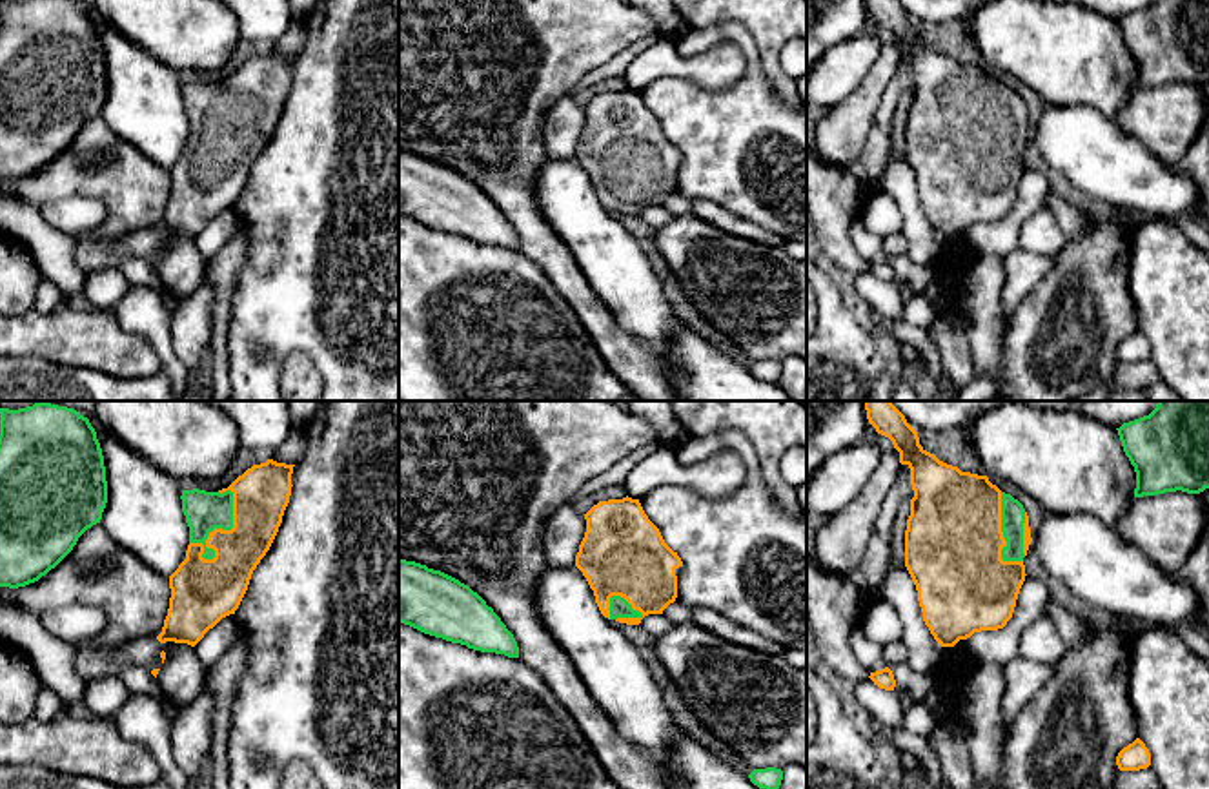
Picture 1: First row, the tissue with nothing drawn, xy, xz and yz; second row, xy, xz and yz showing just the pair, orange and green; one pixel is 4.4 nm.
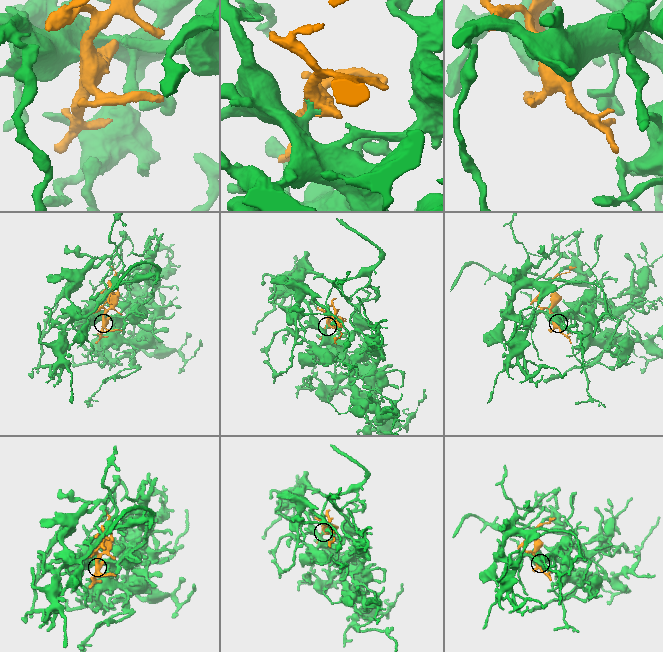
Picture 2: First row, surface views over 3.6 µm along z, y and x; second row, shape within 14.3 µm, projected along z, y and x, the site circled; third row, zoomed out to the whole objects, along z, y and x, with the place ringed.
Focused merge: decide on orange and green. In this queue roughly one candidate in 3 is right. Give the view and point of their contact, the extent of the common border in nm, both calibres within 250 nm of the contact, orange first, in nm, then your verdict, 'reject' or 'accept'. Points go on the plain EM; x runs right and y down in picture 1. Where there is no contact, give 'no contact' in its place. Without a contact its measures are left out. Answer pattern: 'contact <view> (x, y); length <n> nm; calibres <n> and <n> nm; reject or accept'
contact xy (226, 122); length 340 nm; calibres 240 and 180 nm; accept

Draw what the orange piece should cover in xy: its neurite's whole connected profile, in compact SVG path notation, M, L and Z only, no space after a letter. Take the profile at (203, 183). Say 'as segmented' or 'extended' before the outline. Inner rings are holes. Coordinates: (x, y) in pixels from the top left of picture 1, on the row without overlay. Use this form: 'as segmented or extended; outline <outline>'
extended; outline M268 51L248 60L218 84L182 82L189 137L186 151L169 168L171 190L162 224L157 228L160 235L175 233L195 239L222 210L235 206L253 162L269 142L282 115L293 78L293 58Z

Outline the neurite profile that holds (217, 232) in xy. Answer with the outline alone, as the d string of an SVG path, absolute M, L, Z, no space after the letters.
M235 206L222 210L195 237L198 251L209 261L239 231L240 224Z

